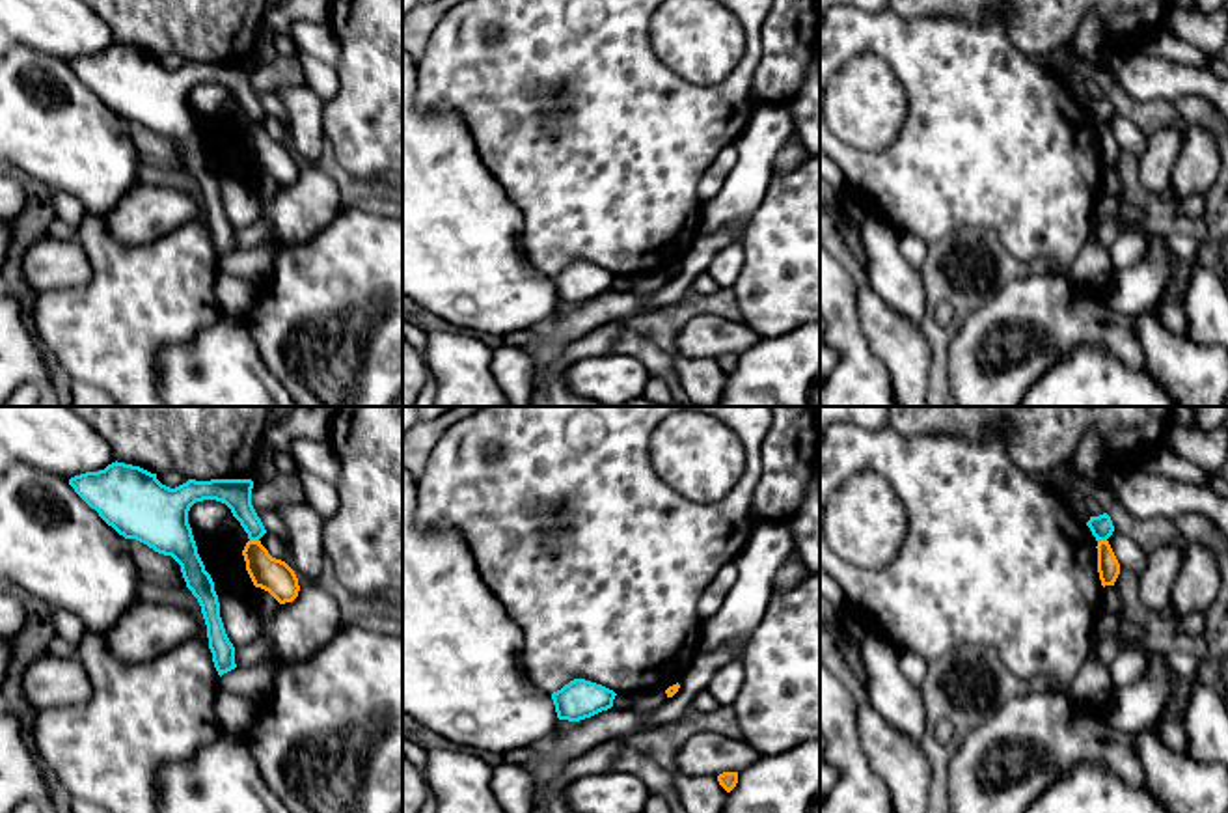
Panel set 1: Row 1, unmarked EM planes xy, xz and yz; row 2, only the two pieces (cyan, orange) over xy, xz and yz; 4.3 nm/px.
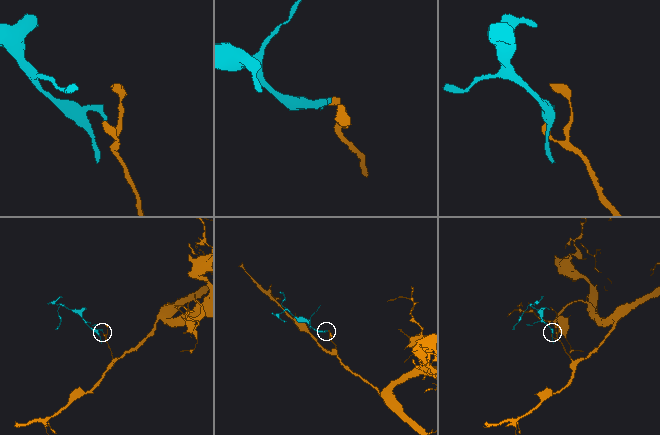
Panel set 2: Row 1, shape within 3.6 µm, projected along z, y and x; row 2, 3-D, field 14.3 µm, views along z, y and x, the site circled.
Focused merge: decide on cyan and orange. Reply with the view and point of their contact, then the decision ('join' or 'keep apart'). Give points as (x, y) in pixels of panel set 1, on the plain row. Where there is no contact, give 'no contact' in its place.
meets cyan in xy at (254, 122); keep apart

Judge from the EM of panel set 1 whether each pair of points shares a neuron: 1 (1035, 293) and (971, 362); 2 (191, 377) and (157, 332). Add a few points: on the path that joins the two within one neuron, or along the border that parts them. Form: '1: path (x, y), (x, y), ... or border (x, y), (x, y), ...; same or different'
1: path (1029, 312), (990, 351); same
2: border (207, 327), (159, 355), (155, 386); different

